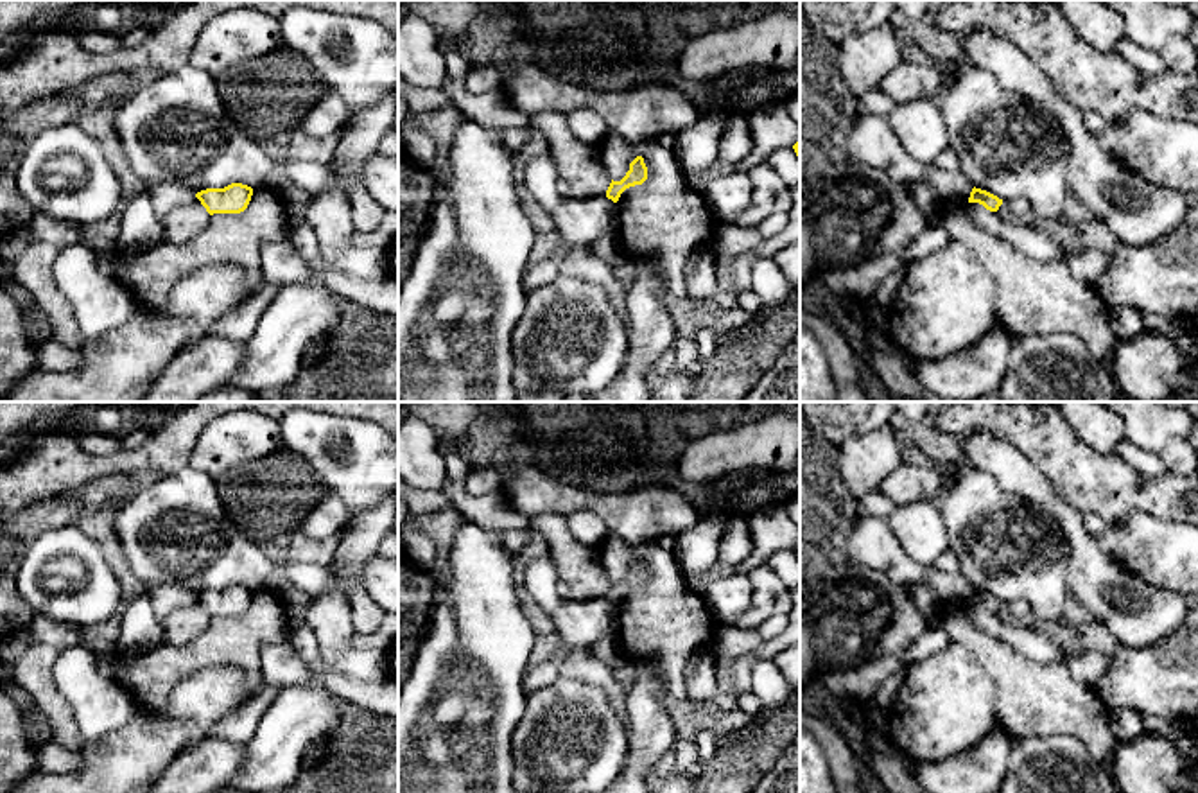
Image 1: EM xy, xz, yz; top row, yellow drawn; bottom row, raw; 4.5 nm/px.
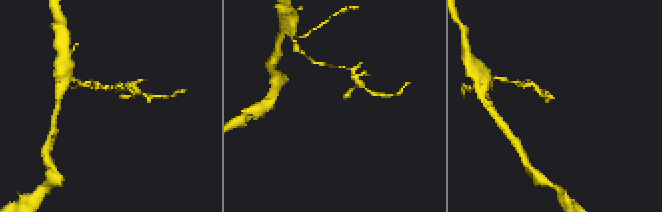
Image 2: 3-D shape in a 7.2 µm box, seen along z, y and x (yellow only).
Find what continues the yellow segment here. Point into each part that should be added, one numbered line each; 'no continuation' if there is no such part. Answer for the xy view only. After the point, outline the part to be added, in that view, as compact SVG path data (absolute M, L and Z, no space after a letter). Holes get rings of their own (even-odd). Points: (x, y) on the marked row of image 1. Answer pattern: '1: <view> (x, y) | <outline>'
no continuation

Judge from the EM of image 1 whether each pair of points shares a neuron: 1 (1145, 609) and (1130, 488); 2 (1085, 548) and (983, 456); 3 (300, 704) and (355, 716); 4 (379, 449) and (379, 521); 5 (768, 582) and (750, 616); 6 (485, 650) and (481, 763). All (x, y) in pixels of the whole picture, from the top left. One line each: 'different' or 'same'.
1: different
2: same
3: different
4: different
5: same
6: same

